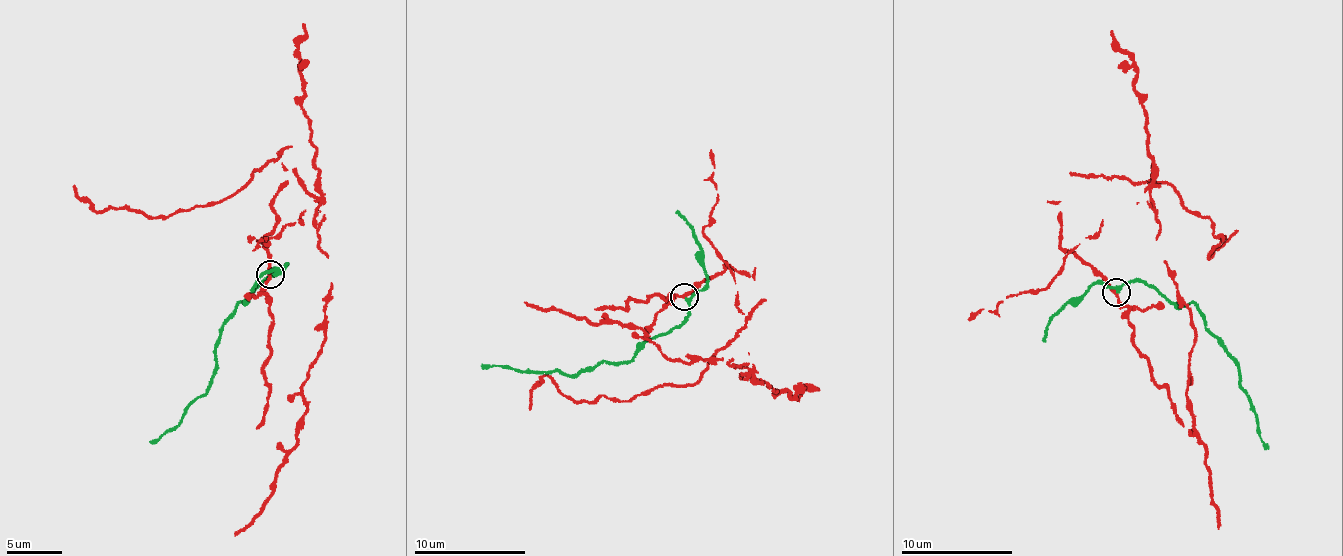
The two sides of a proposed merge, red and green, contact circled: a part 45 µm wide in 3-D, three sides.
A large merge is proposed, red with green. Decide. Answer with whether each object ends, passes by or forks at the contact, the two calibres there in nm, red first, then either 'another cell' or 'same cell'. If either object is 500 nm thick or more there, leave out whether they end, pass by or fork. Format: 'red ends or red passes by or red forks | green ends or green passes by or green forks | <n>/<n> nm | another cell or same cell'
red passes by | green passes by | 200/200 nm | another cell

